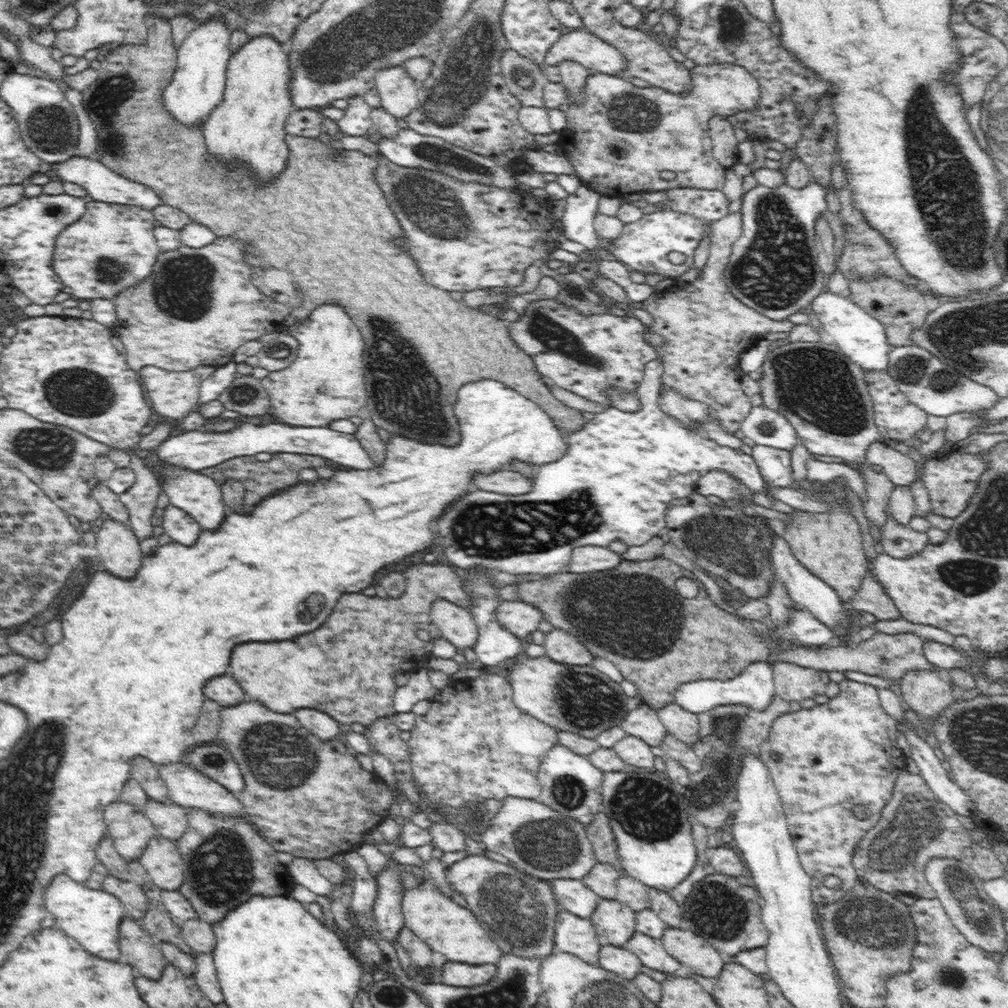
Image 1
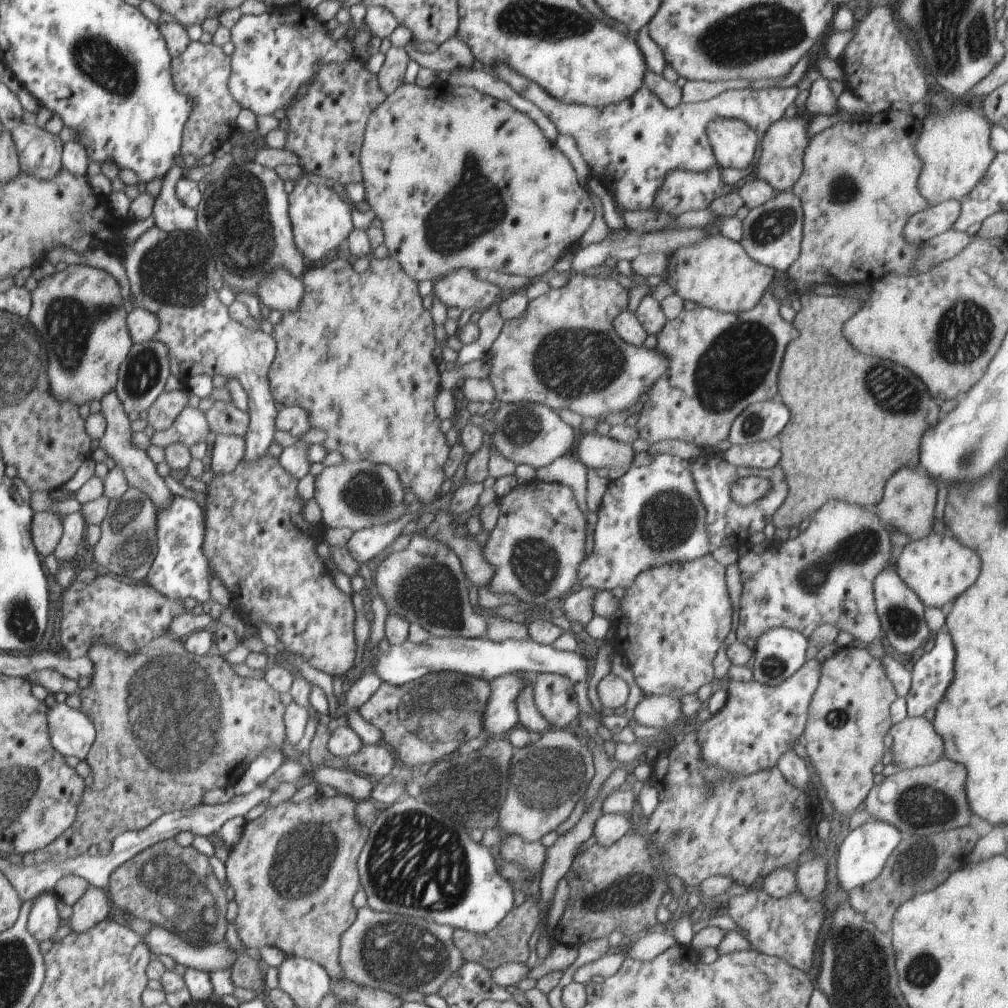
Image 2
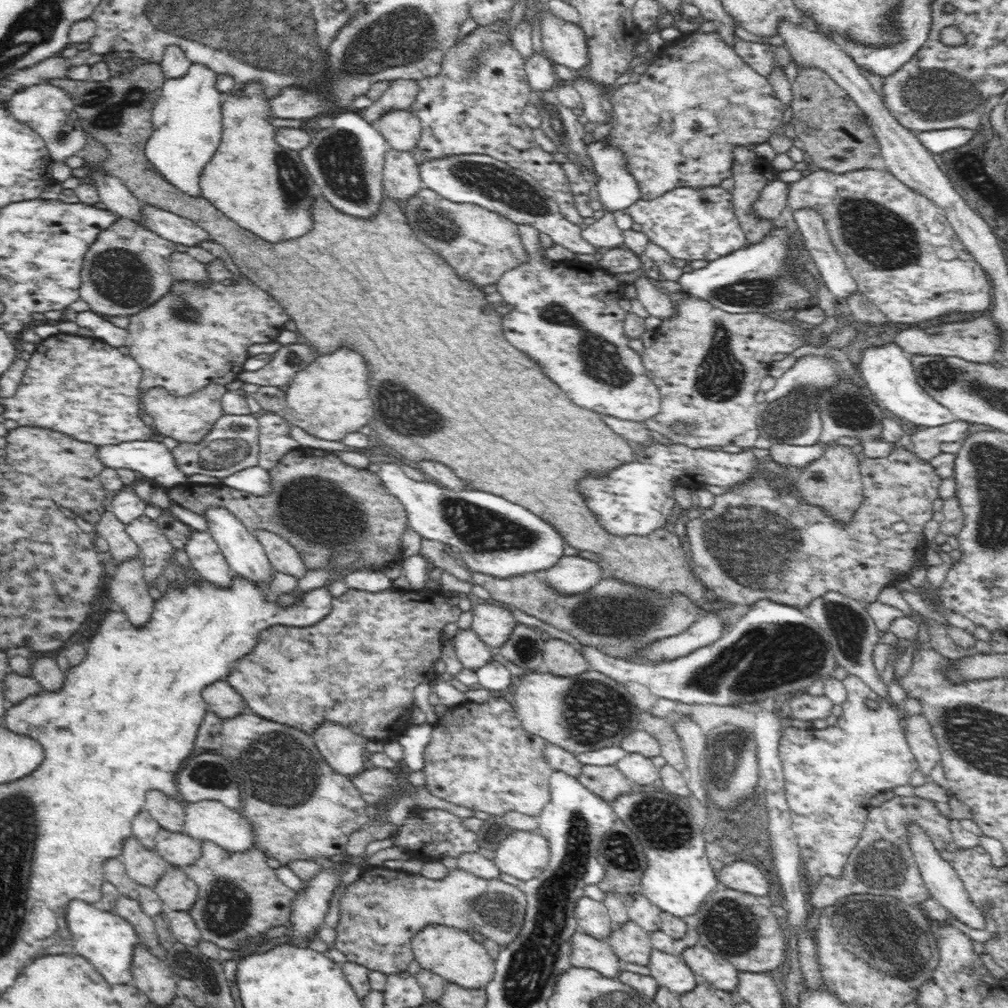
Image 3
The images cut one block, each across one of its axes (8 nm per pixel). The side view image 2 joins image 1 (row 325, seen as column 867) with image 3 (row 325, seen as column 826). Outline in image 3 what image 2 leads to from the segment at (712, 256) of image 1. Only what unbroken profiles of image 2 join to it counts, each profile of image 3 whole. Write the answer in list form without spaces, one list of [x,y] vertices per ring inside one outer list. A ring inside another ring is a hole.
[[[686,294],[686,298],[674,302],[676,312],[669,319],[662,319],[655,329],[654,343],[641,354],[646,374],[660,394],[660,412],[646,419],[646,427],[656,430],[676,444],[699,449],[708,446],[726,446],[735,444],[740,447],[754,446],[760,435],[757,426],[756,393],[760,390],[760,381],[768,375],[772,356],[778,352],[787,355],[806,344],[807,330],[774,319],[773,315],[761,315],[755,312],[732,314],[710,305],[708,301]],[[677,423],[691,424],[691,433],[678,433],[672,426]]]

